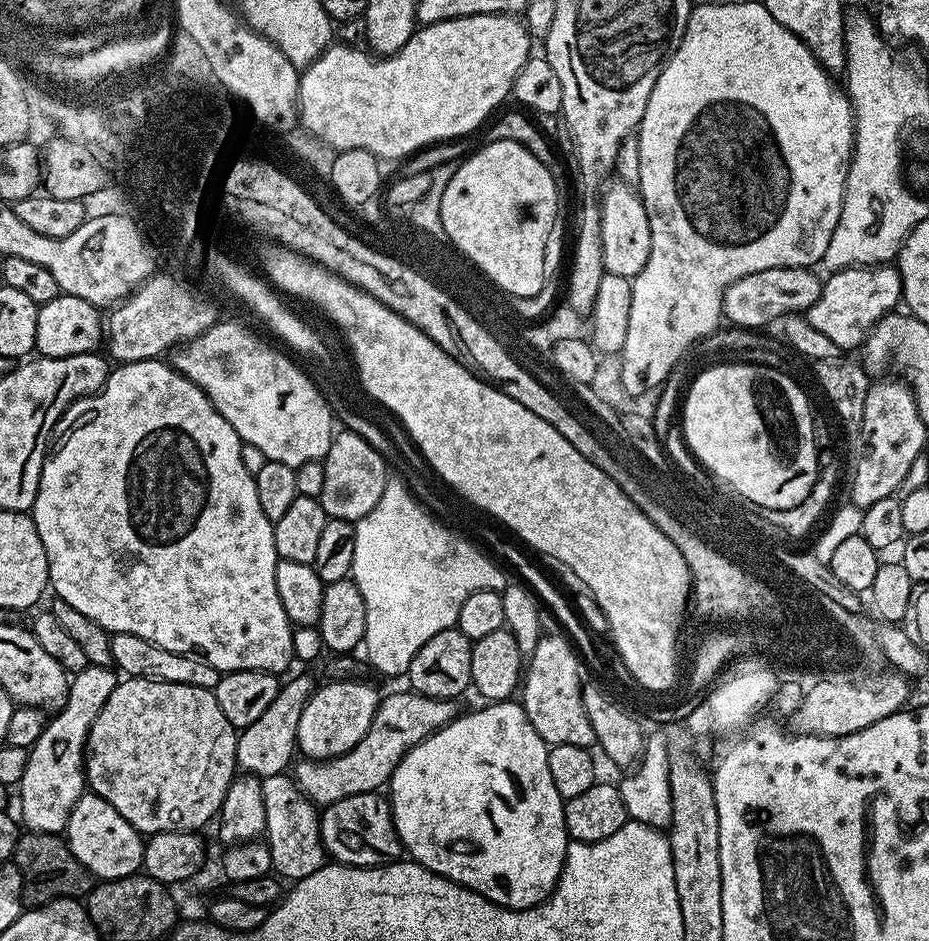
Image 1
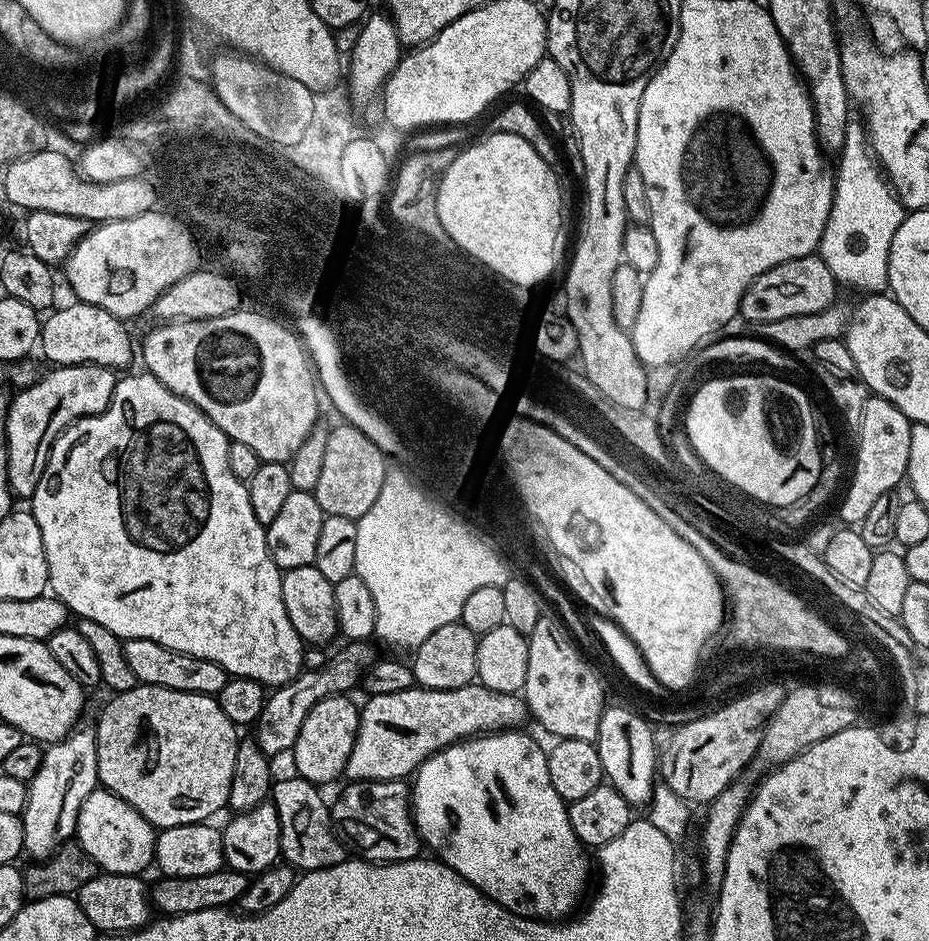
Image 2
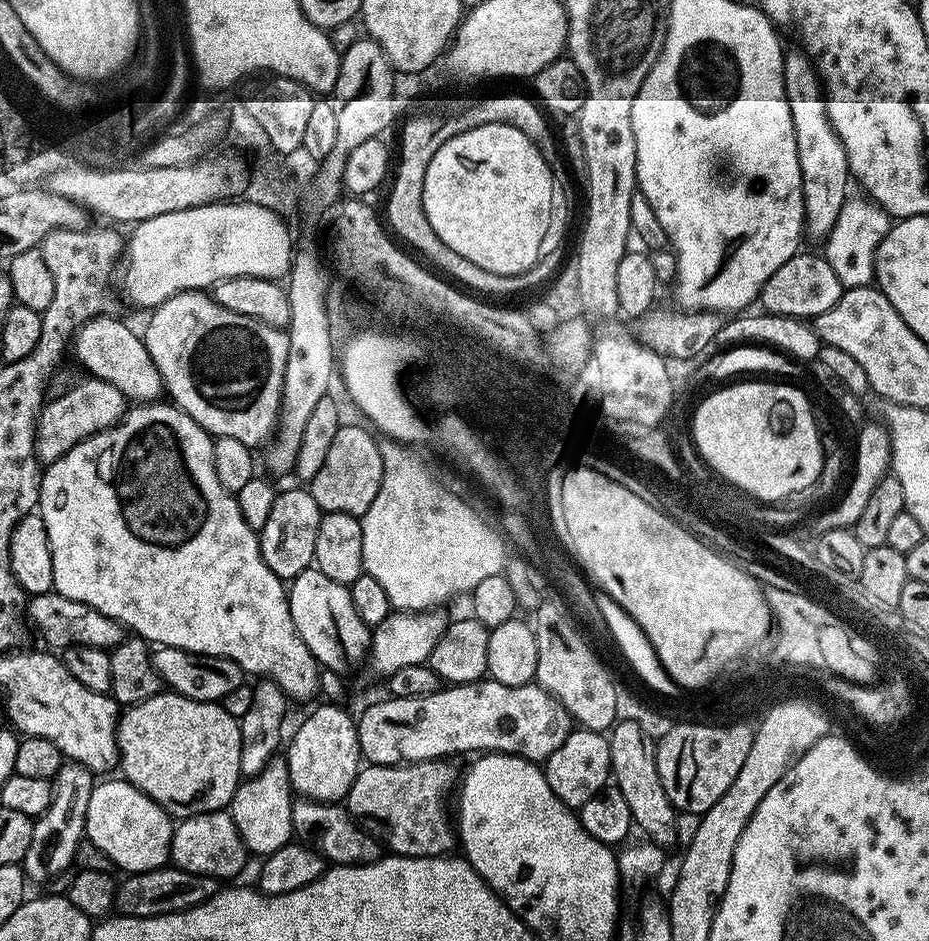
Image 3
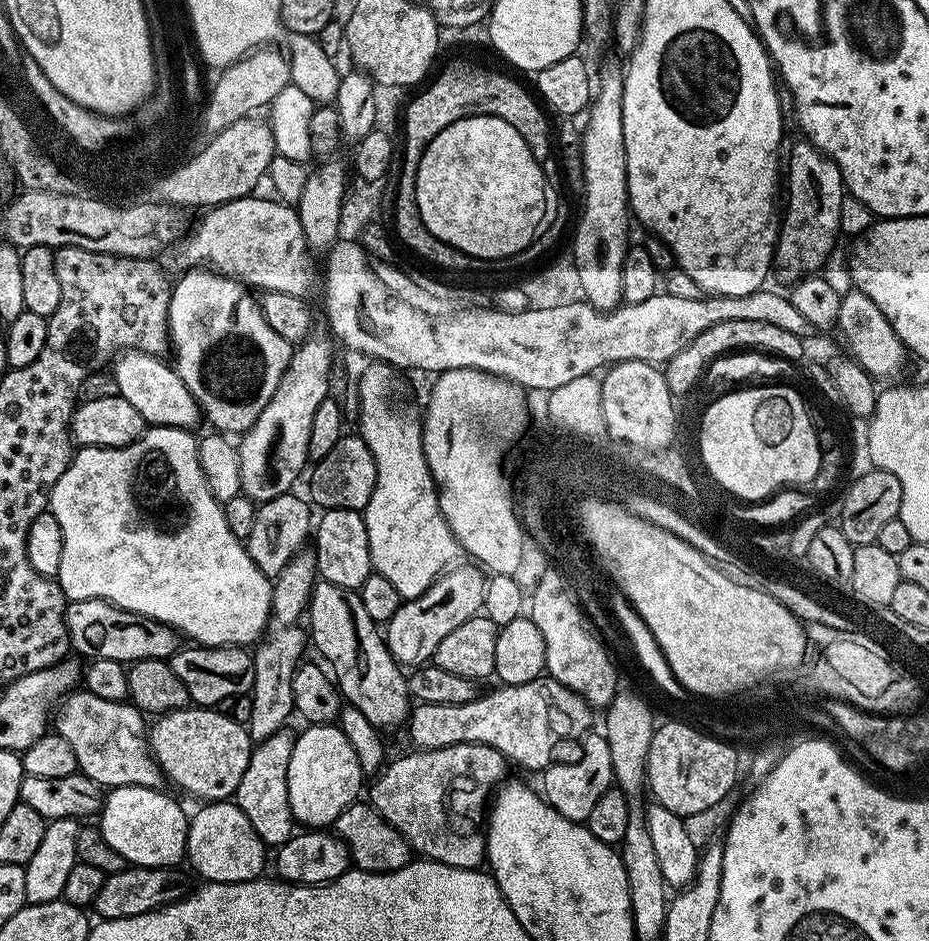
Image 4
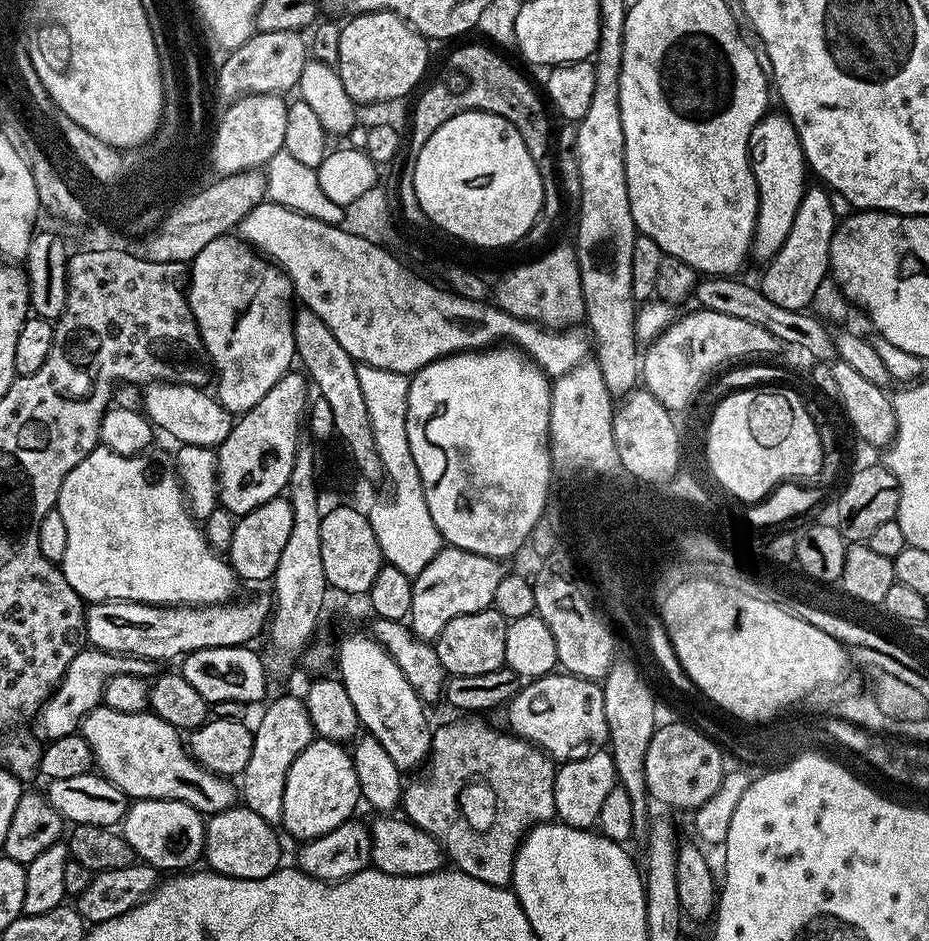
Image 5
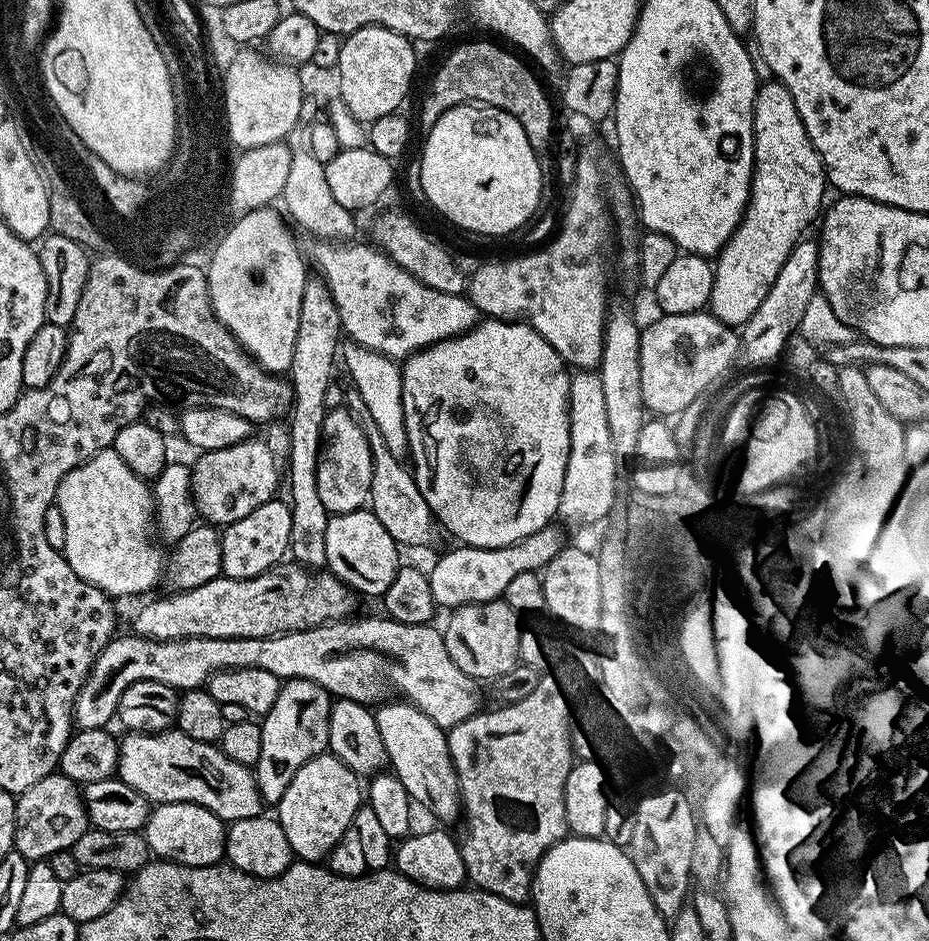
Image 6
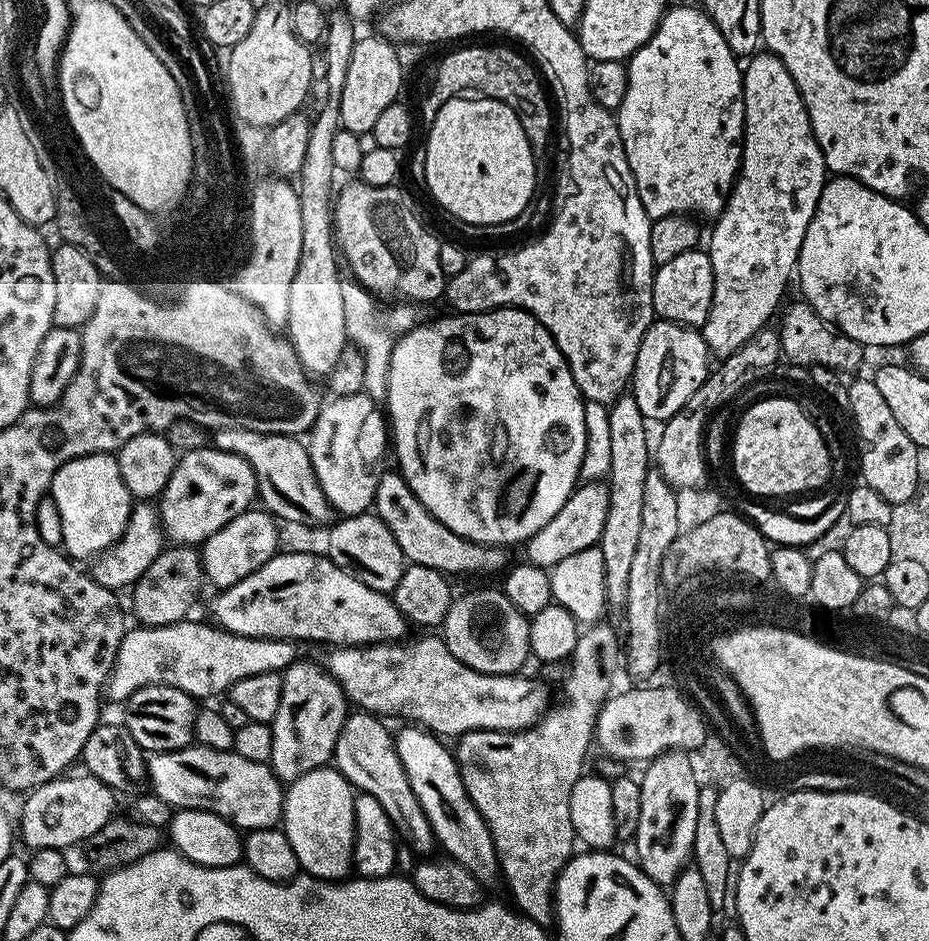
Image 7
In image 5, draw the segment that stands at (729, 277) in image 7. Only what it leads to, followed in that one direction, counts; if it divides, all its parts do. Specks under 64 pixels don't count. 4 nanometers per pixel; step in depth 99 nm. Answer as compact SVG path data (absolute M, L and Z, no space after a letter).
M769 110L754 126L748 143L748 154L752 161L752 173L758 190L758 214L756 232L752 235L751 255L767 262L782 250L790 226L794 226L794 214L798 214L798 202L810 184L810 169L804 160L804 151L798 142L798 134L783 111Z

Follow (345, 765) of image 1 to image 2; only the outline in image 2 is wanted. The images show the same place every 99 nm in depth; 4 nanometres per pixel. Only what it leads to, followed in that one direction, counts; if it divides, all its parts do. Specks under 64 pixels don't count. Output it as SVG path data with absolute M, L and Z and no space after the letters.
M478 682L458 686L454 690L434 690L419 686L398 693L368 696L360 708L360 725L350 758L344 767L344 776L354 780L404 780L411 777L421 762L443 748L449 748L460 740L471 740L489 732L503 732L515 729L526 720L526 705L519 695L507 696L482 687Z

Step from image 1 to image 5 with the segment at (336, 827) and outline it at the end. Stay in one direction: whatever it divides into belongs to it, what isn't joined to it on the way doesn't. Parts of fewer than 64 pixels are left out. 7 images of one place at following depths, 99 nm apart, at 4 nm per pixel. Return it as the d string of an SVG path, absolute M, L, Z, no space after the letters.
M460 718L464 720L456 720L453 724L444 724L441 728L437 727L432 734L432 751L428 753L426 767L423 769L424 776L420 776L417 780L410 779L407 781L406 787L403 789L402 812L408 823L418 826L422 830L426 830L426 834L430 834L440 843L445 857L454 863L455 871L470 874L470 878L478 878L478 882L486 882L490 886L498 886L506 888L512 882L512 867L514 866L514 858L516 857L516 849L520 846L520 841L527 836L530 829L535 828L537 824L549 823L556 816L556 807L554 806L554 778L556 777L557 765L554 763L549 753L537 748L535 744L529 740L523 740L521 736L513 736L507 730L495 728L492 724L487 724L484 718Z

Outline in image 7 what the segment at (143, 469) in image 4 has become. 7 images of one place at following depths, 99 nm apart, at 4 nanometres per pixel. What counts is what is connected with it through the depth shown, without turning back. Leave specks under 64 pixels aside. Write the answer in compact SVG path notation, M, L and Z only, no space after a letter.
M106 452L74 458L66 462L66 466L62 466L54 474L50 495L52 501L58 506L58 514L62 514L63 551L77 561L84 559L87 561L107 550L126 530L134 507L134 498L126 490L126 482L122 482L122 474L118 474L118 462L115 455Z

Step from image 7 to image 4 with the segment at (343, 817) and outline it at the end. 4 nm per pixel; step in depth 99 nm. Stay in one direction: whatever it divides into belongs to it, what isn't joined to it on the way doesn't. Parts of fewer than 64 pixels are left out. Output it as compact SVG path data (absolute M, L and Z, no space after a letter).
M338 723L308 724L294 742L288 767L288 793L293 821L308 830L324 830L335 825L346 806L357 803L356 796L366 784L366 775L349 738Z

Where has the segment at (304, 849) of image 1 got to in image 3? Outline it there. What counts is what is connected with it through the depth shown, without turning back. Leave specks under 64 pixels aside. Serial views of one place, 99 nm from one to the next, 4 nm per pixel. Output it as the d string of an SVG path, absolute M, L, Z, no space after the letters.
M296 798L292 802L292 834L301 844L311 845L325 861L338 864L372 864L382 856L382 845L372 833L353 820L347 807L336 802Z

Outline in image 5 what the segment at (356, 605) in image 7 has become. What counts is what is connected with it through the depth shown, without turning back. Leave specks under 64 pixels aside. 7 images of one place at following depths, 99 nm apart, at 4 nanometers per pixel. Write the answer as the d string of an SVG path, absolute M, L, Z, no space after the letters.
M266 595L248 596L245 600L221 604L201 604L199 606L165 606L163 604L139 604L133 600L107 600L101 604L88 604L84 613L84 635L87 643L104 652L119 656L137 656L143 660L176 660L191 652L222 646L247 645L256 635L265 631L273 612L273 601Z

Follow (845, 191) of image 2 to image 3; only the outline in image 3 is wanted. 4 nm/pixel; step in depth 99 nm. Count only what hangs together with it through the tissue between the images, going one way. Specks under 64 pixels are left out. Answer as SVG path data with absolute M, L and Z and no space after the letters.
M845 199L838 218L832 223L832 229L822 244L824 259L830 262L834 274L838 274L838 282L842 282L845 288L866 288L873 283L876 251L890 227L890 217L887 212L883 212L870 199L859 199Z

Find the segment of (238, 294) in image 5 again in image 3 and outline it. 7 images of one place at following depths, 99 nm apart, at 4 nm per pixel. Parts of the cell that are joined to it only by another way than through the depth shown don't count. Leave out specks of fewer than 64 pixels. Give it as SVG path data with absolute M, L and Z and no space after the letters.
M207 291L179 292L151 309L142 339L164 383L167 399L215 438L238 438L250 449L271 441L280 419L280 395L288 357L288 338L281 329L226 310Z

